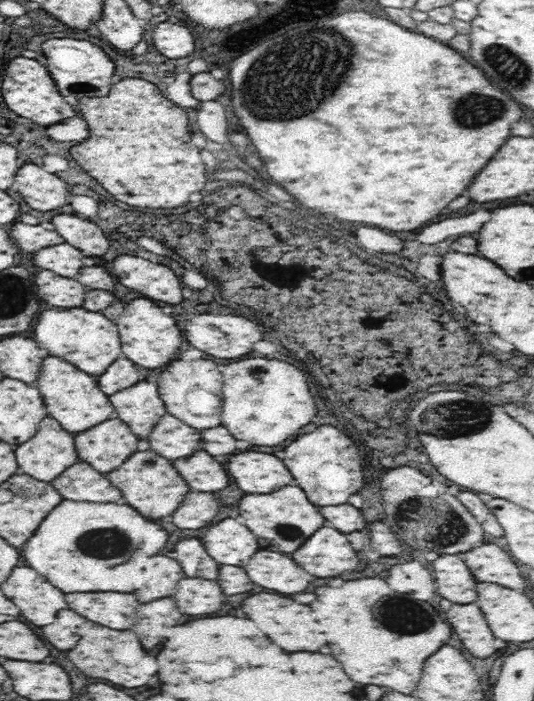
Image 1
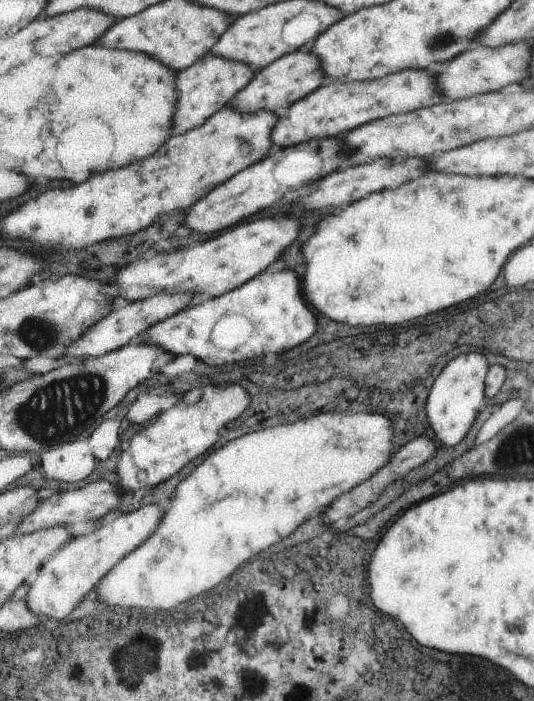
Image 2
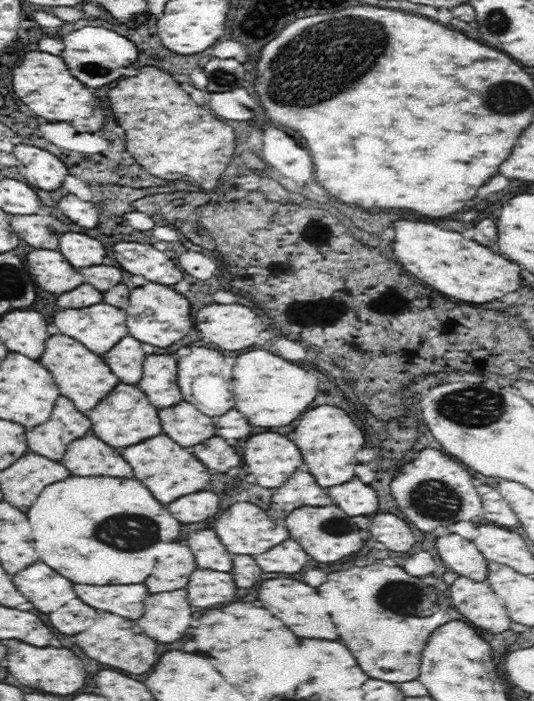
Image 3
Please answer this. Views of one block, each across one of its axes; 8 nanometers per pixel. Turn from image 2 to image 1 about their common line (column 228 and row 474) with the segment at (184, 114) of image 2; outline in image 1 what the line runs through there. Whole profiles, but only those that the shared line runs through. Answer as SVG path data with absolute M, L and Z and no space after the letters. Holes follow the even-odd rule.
M78 462L66 468L52 486L62 494L64 500L78 502L122 502L122 492L114 488L114 484L102 474L96 472L88 462Z

